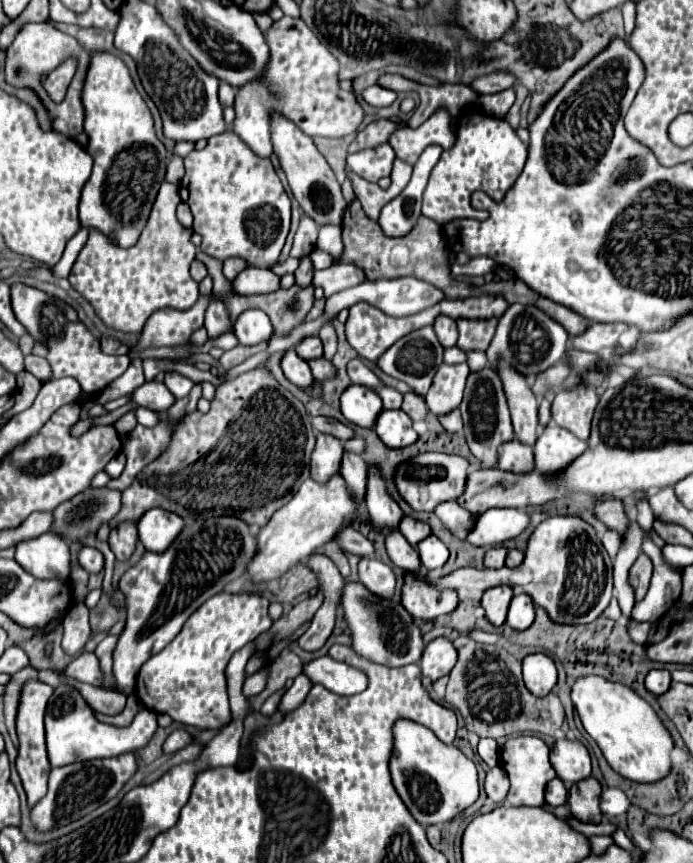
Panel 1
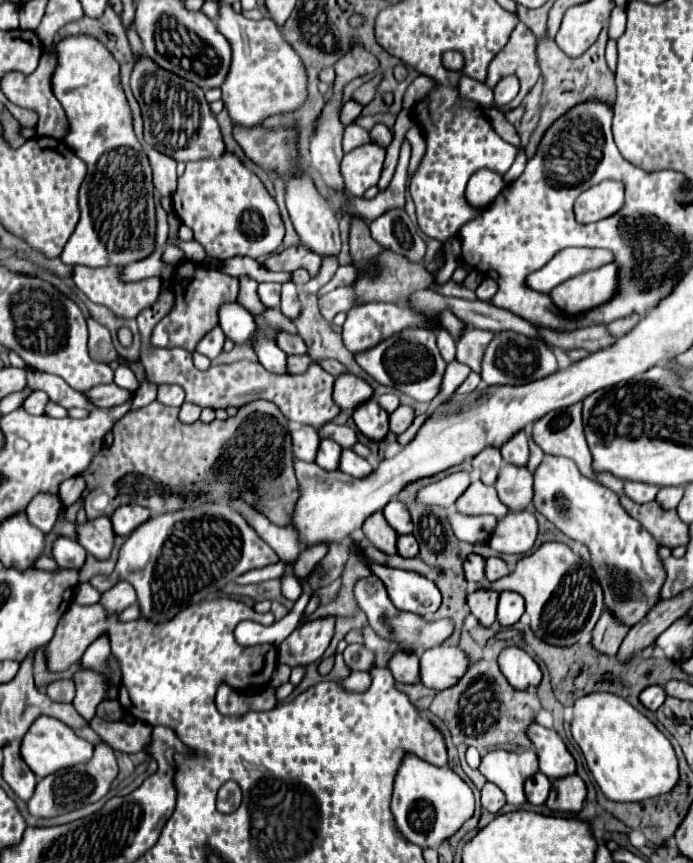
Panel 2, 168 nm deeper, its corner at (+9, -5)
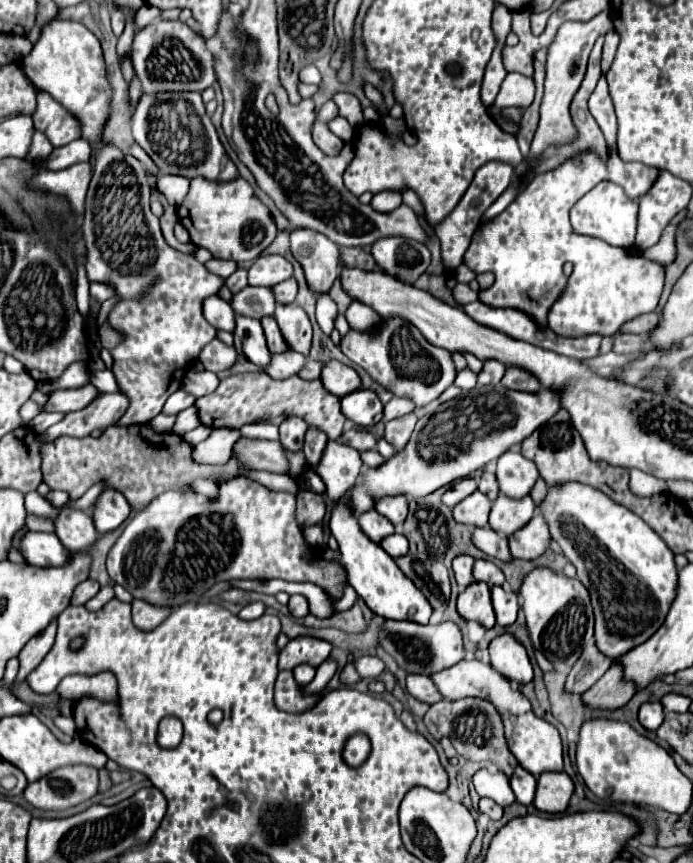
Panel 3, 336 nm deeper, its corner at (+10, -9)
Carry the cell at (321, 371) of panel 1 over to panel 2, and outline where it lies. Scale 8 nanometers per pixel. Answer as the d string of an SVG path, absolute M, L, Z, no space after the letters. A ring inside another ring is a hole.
M293 355L293 357L289 357L287 359L289 363L287 363L287 371L291 373L291 375L301 375L301 373L305 373L307 369L309 369L309 365L311 365L311 357L309 355Z

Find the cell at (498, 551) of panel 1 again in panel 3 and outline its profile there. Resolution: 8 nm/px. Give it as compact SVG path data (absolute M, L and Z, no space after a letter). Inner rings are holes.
M458 555L458 557L452 561L454 577L456 577L456 583L458 583L460 591L474 581L474 579L472 579L472 565L474 565L474 559L472 559L470 555Z

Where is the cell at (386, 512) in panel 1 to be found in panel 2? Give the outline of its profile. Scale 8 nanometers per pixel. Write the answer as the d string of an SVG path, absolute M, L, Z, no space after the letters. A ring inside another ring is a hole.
M343 449L343 459L339 463L339 471L347 473L351 477L357 477L357 479L365 479L367 475L373 473L373 465L367 459L355 455L351 449Z

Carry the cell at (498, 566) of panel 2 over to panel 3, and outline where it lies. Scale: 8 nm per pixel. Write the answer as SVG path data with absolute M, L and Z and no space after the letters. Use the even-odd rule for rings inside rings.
M478 559L478 561L474 563L472 575L474 575L476 581L484 581L484 583L488 583L490 587L492 587L492 585L504 585L504 573L502 573L492 561Z

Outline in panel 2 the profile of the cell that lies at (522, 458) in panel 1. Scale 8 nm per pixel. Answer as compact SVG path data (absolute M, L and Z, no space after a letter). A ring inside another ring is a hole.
M505 463L495 481L495 489L511 511L521 511L533 499L533 473L523 465Z

